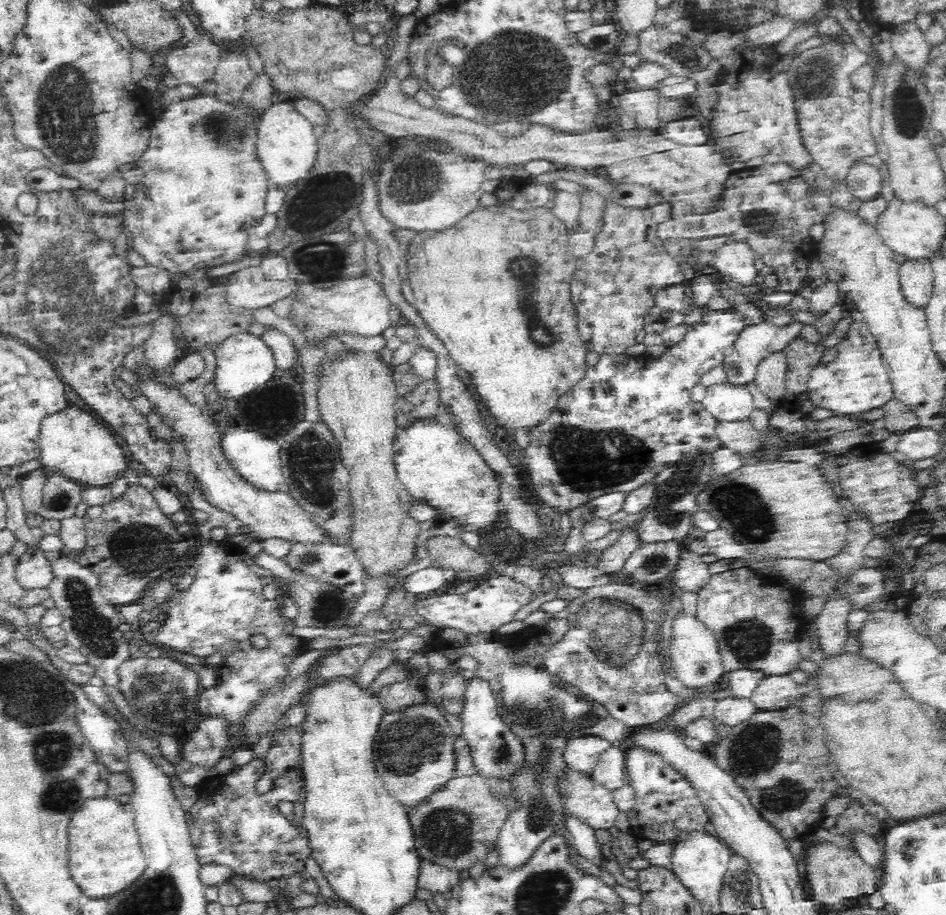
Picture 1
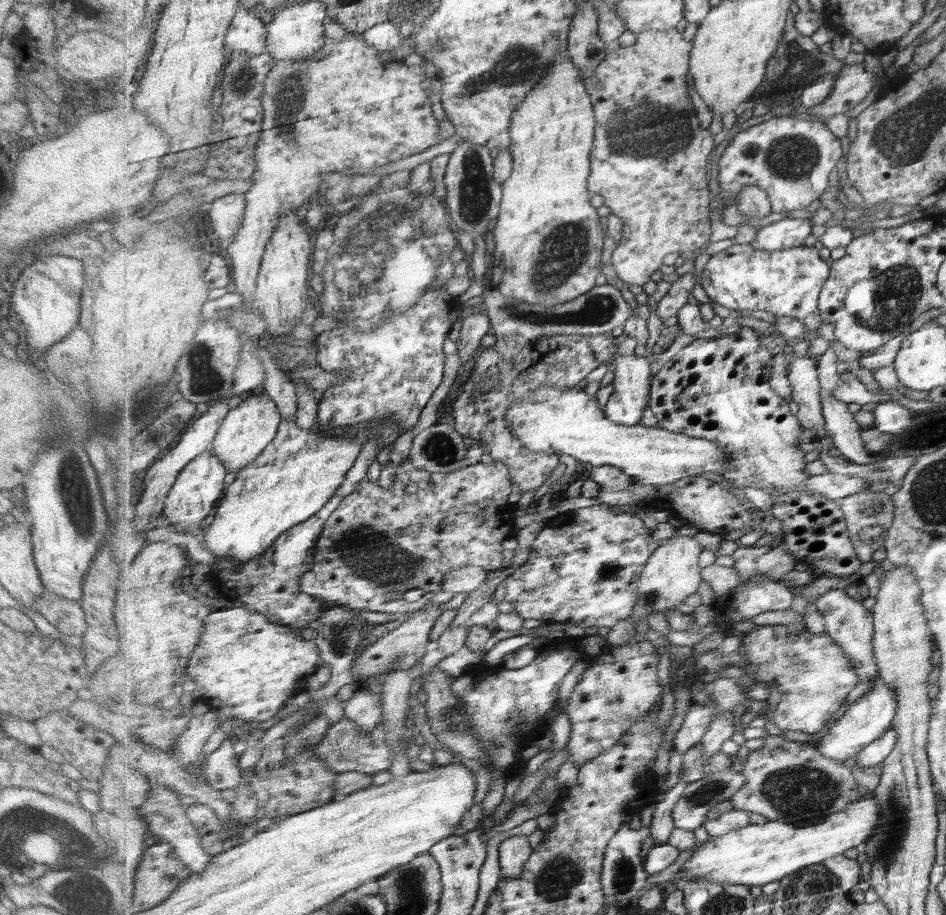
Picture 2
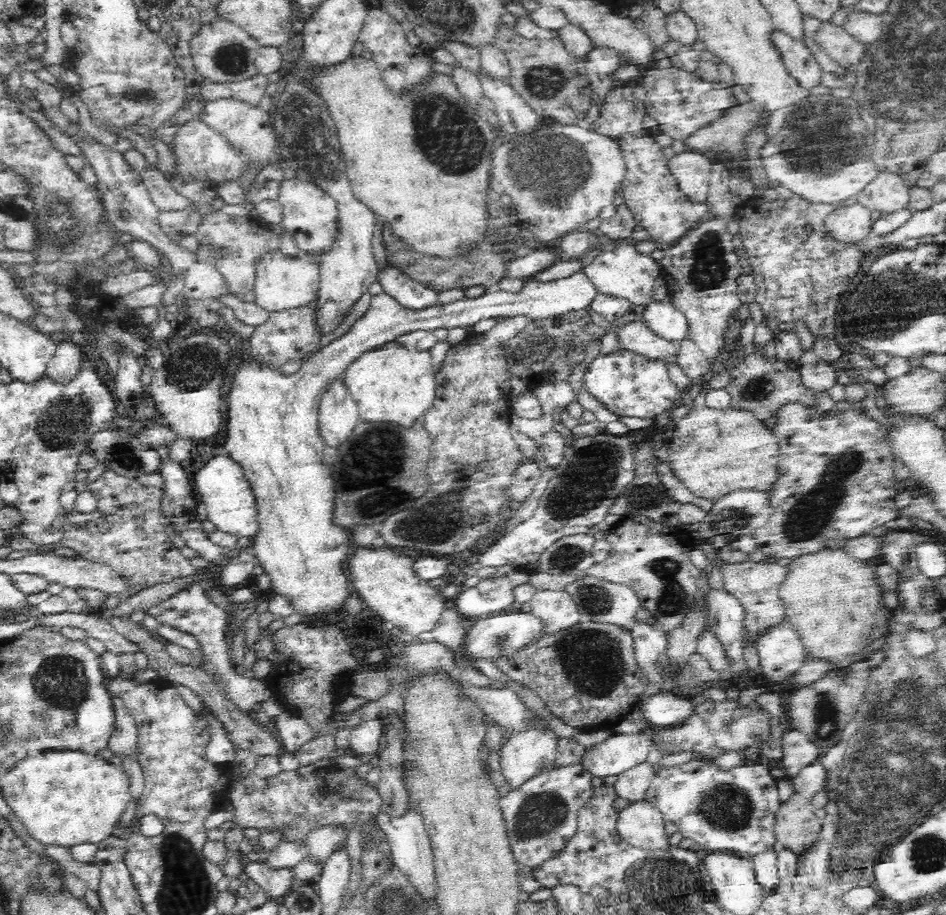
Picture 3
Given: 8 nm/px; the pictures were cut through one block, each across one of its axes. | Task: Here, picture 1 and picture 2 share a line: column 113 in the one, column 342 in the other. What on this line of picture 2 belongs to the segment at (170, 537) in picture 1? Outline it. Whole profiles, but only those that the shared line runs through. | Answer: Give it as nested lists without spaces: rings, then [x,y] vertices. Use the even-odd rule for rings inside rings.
[[[406,459],[396,469],[395,482],[389,488],[382,488],[378,482],[371,482],[369,478],[364,478],[357,484],[355,492],[351,494],[339,504],[339,508],[329,517],[327,524],[323,527],[323,532],[316,540],[317,545],[315,546],[315,562],[313,570],[305,572],[301,575],[301,590],[307,592],[311,596],[316,597],[323,602],[331,602],[331,604],[341,604],[352,609],[361,609],[363,611],[371,612],[385,612],[404,614],[406,612],[417,612],[421,611],[431,604],[431,598],[437,596],[439,592],[443,590],[443,580],[446,580],[447,575],[453,572],[453,569],[461,569],[465,566],[476,566],[484,569],[497,570],[505,566],[508,562],[503,556],[501,551],[503,546],[502,540],[514,536],[517,528],[515,527],[515,519],[513,516],[514,505],[509,503],[509,496],[513,494],[513,486],[511,486],[511,470],[505,462],[494,462],[489,464],[477,463],[475,465],[467,465],[463,469],[459,469],[452,473],[440,473],[440,472],[427,472],[427,470],[419,470],[418,467],[413,466],[411,462]],[[409,484],[416,484],[418,489],[414,493],[407,492],[407,486]],[[409,590],[423,590],[421,598],[417,601],[407,602],[405,600],[405,592]]]

